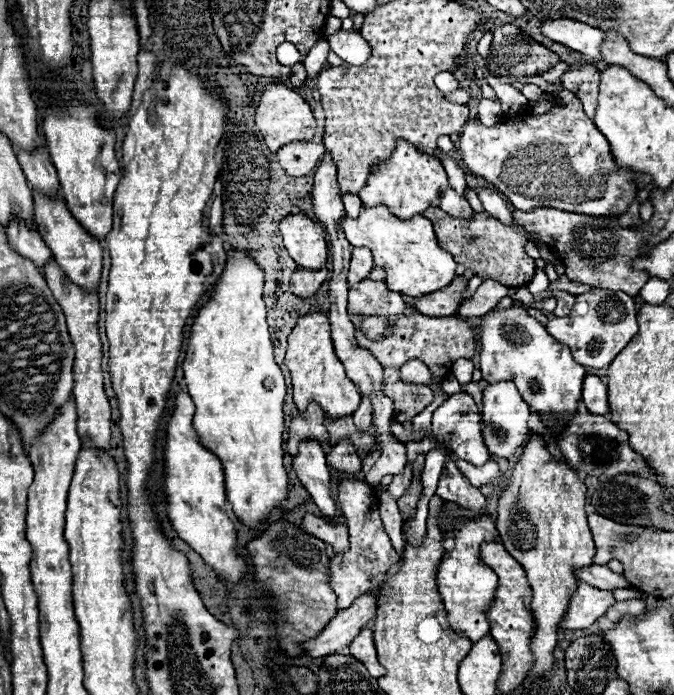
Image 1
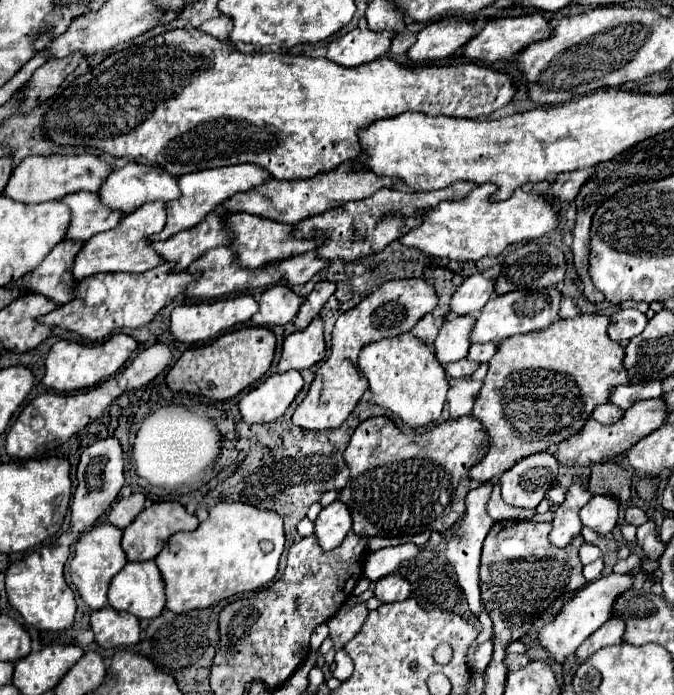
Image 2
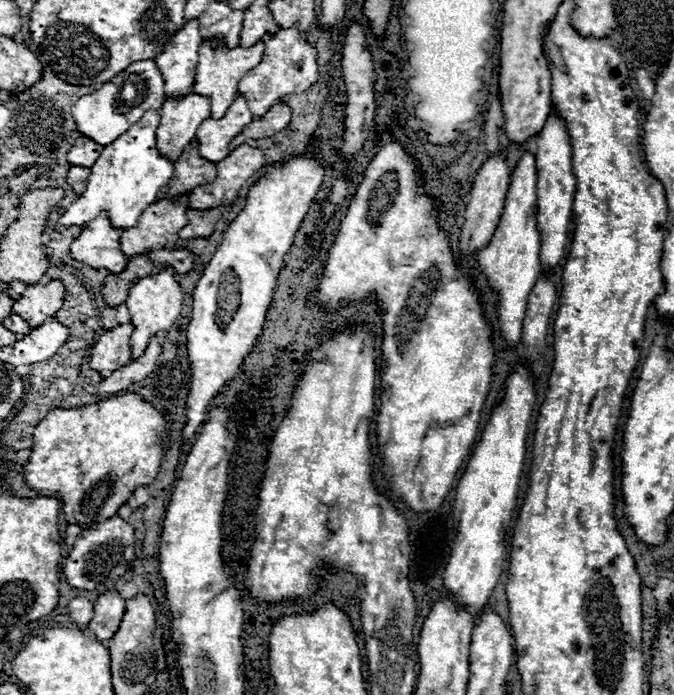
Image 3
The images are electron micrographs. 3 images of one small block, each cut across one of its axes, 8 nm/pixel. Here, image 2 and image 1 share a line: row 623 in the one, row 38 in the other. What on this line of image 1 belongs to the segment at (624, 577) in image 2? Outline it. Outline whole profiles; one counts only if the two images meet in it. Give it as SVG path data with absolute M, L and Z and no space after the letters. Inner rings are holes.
M546 20L542 26L544 36L548 36L554 42L560 42L592 60L602 60L602 44L604 44L604 32L598 28L592 28L588 24L582 24L578 20Z

